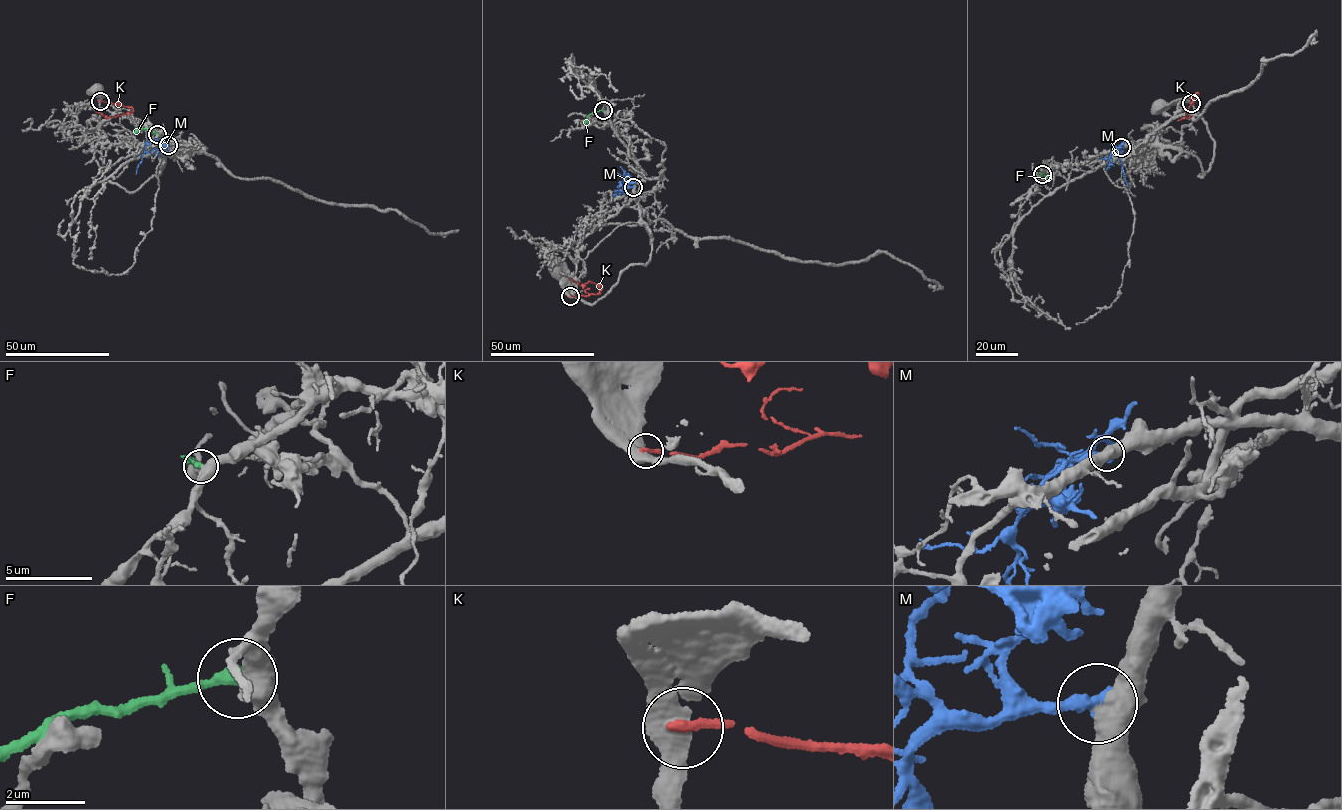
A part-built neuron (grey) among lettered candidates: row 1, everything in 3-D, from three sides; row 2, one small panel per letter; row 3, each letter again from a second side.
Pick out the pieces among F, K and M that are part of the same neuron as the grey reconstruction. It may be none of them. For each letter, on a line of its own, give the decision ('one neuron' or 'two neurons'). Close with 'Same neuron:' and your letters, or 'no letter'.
F: two neurons
K: two neurons
M: one neuron
Same neuron: M

